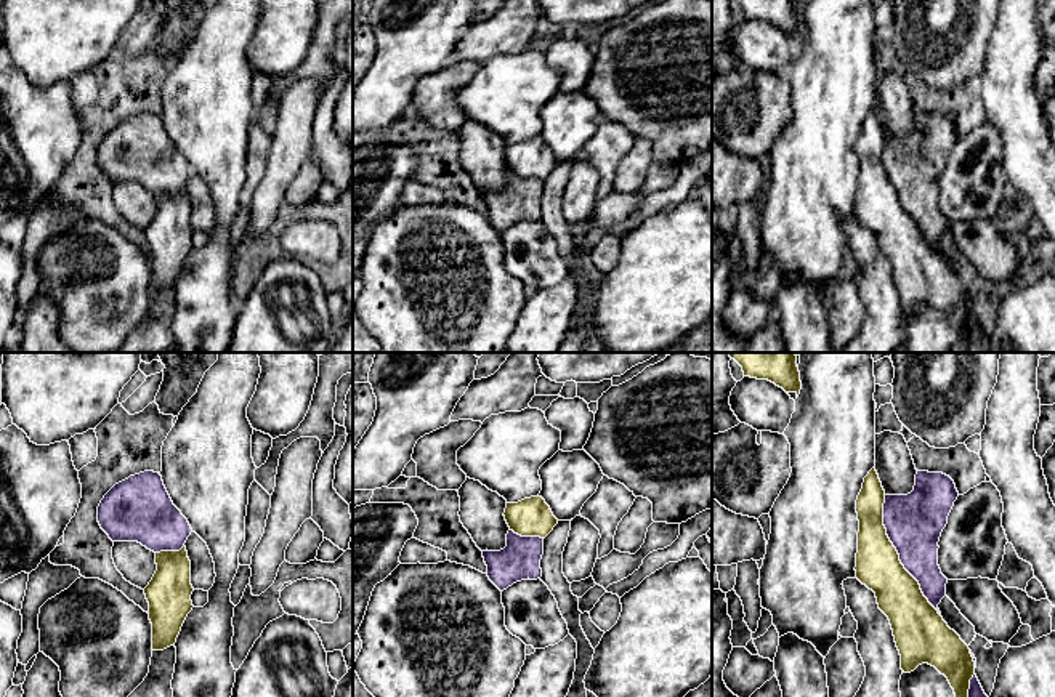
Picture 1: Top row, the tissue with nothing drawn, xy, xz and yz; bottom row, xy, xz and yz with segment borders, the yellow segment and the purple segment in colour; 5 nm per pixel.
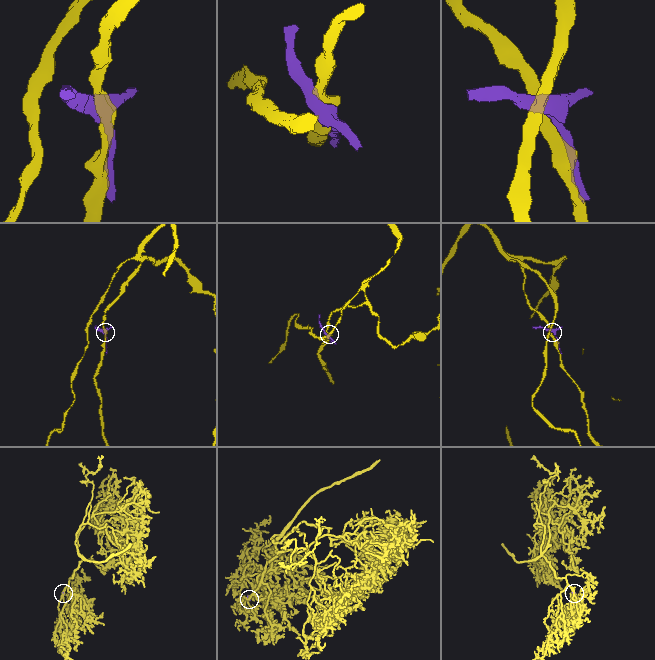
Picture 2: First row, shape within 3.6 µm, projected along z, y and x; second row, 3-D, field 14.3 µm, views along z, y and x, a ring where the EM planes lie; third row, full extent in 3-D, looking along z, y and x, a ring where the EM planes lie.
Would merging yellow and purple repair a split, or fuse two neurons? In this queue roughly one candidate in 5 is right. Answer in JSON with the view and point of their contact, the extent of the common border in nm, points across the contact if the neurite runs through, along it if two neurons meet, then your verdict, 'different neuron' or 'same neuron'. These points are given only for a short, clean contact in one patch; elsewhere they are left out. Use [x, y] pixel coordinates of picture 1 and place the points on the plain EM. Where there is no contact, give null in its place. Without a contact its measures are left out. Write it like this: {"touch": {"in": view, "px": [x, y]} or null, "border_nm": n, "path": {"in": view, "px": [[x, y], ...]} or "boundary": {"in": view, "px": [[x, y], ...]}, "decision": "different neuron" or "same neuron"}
{"touch": {"in": "yz", "px": [898, 197]}, "border_nm": 650, "decision": "different neuron"}

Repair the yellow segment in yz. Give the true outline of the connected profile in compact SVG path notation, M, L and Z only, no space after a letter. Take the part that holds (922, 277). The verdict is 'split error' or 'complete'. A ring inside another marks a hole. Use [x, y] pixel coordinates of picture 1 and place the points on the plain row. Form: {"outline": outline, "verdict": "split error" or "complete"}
{"outline": "M872 109L856 141L856 220L875 234L879 250L890 261L901 311L911 314L922 304L935 308L954 330L952 353L968 353L970 320L975 316L970 290L901 205L883 167L883 144L885 131Z", "verdict": "complete"}

